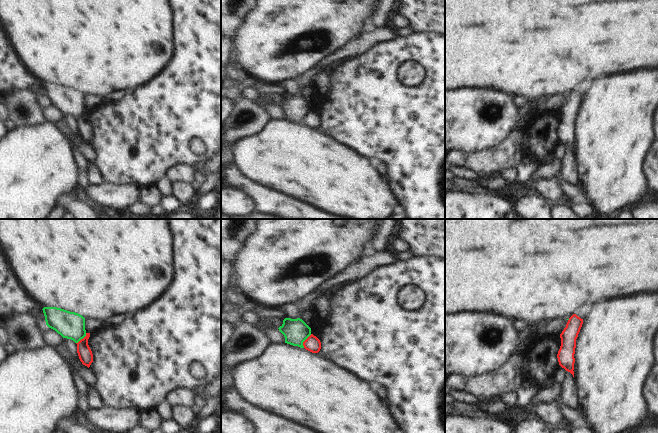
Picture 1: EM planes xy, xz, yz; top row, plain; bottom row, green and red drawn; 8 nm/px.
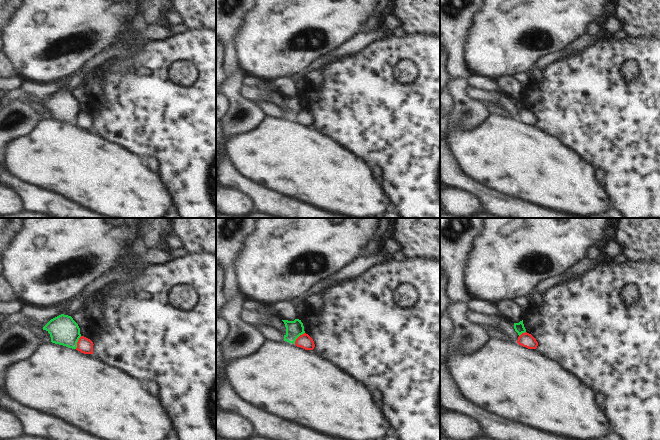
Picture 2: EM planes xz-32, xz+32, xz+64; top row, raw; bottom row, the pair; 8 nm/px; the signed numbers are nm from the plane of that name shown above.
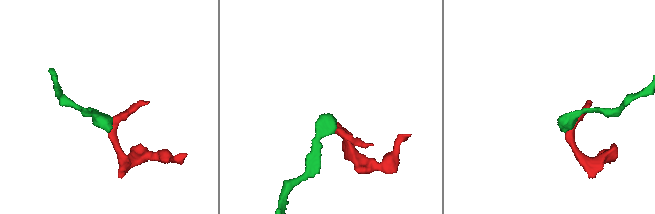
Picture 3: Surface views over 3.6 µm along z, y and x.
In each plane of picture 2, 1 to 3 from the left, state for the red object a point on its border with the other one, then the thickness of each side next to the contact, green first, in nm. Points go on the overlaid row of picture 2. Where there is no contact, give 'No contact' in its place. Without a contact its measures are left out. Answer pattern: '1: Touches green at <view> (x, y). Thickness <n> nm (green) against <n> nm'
1: Touches green at xz-32 (77, 341). Thickness 240 nm (green) against 120 nm
2: Touches green at xz+32 (298, 336). Thickness 140 nm (green) against 120 nm
3: Touches green at xz+64 (522, 332). Thickness 80 nm (green) against 110 nm.

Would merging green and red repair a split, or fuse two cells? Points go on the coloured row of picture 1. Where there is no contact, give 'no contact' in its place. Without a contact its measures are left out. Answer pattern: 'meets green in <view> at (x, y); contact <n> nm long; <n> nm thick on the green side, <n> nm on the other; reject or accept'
meets green in xz at (304, 340); contact 130 nm long; 200 nm thick on the green side, 120 nm on the other; reject

